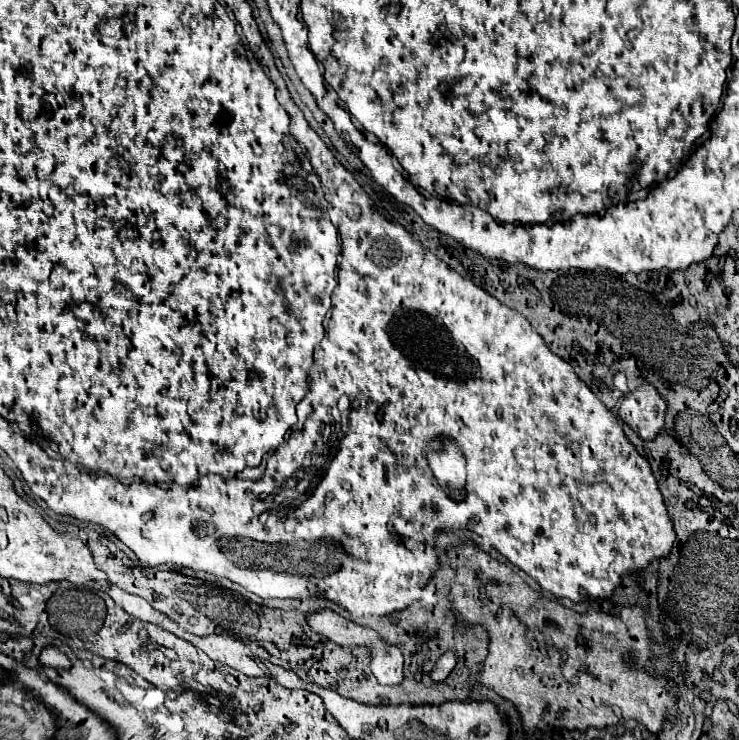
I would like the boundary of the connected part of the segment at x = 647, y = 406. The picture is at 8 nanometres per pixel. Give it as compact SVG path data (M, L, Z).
M645 384L635 392L623 396L619 416L643 440L653 440L663 428L665 402L661 400L659 392L651 384Z

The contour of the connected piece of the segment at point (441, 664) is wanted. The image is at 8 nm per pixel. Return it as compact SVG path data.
M447 651L438 659L430 672L430 677L435 682L442 682L451 674L453 668L455 668L455 656L453 656L452 651Z

